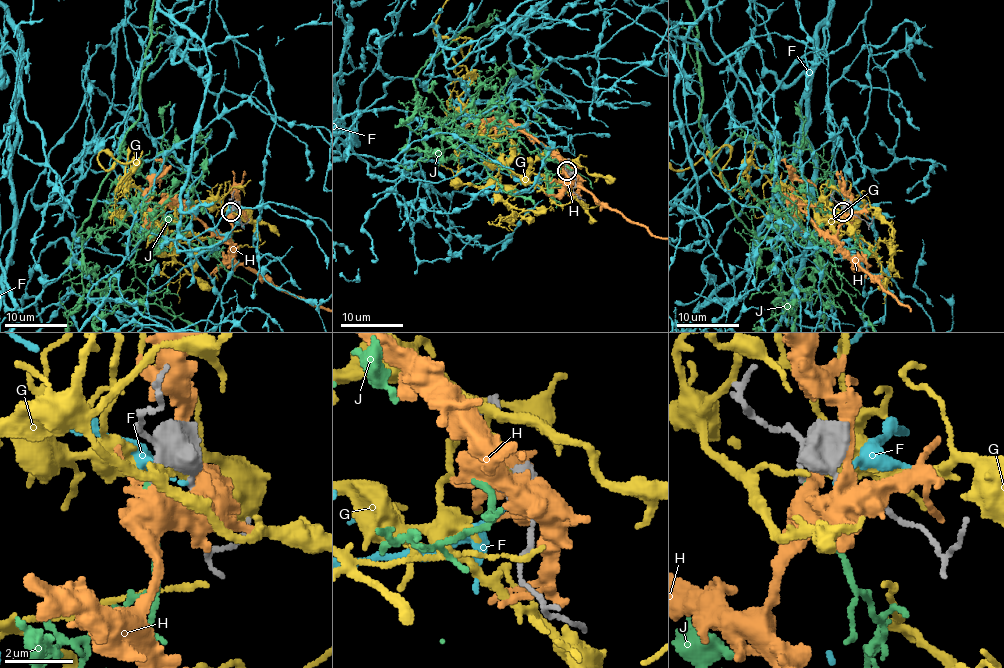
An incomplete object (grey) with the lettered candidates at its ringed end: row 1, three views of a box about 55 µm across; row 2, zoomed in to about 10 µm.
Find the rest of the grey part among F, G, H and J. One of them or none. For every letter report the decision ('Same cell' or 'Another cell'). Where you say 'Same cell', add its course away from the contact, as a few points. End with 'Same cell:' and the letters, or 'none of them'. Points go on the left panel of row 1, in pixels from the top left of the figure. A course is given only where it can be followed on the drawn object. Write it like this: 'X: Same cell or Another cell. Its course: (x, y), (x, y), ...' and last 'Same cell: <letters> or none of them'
F: Another cell
G: Another cell
H: Another cell
J: Same cell
Same cell: J

